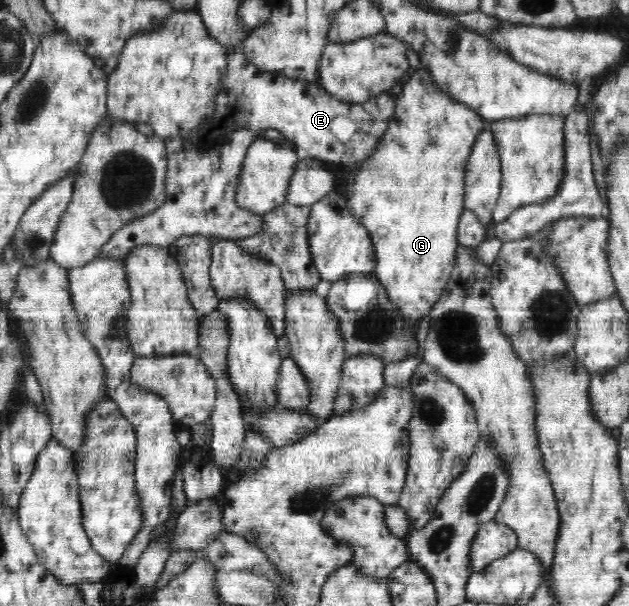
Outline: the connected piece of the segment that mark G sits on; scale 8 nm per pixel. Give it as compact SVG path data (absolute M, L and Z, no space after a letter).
M422 67L411 72L398 90L394 115L390 117L386 133L382 135L376 151L360 163L357 171L339 171L338 182L343 182L343 185L338 188L344 189L351 213L370 233L376 252L376 279L399 308L400 316L408 320L408 330L416 332L418 320L441 299L454 269L456 251L460 246L457 228L466 209L466 163L476 138L488 123L477 111L450 98L436 86L428 70Z

